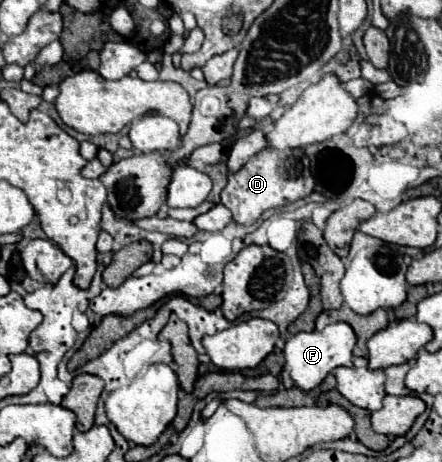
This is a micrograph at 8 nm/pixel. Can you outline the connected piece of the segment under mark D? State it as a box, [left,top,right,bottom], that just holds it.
[221,147,315,225]

